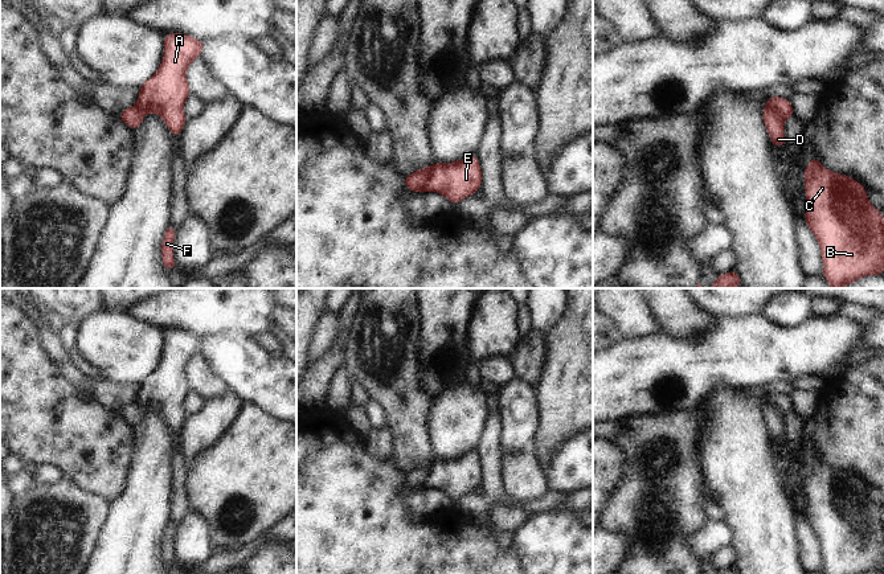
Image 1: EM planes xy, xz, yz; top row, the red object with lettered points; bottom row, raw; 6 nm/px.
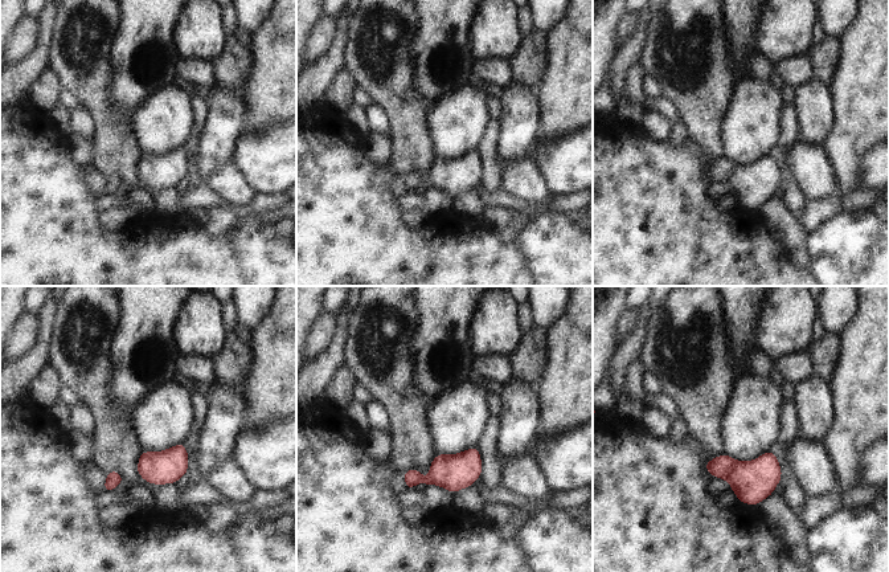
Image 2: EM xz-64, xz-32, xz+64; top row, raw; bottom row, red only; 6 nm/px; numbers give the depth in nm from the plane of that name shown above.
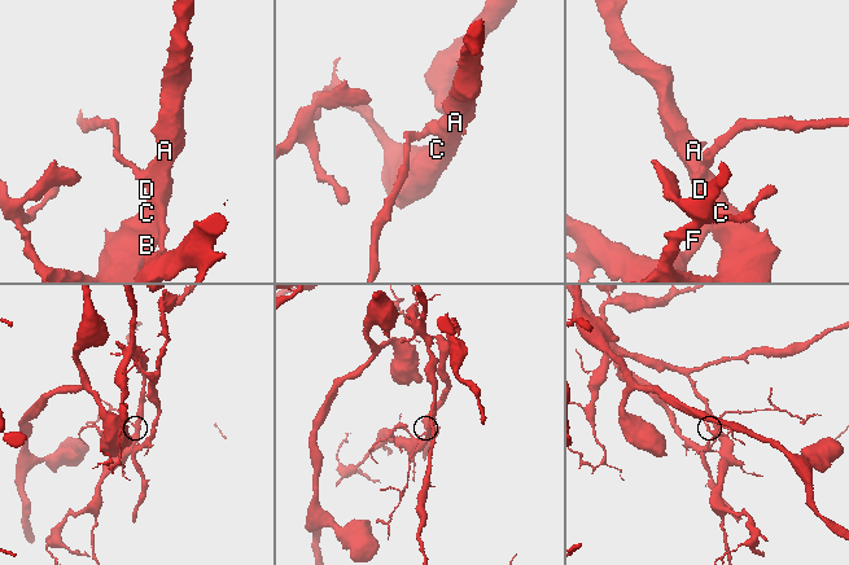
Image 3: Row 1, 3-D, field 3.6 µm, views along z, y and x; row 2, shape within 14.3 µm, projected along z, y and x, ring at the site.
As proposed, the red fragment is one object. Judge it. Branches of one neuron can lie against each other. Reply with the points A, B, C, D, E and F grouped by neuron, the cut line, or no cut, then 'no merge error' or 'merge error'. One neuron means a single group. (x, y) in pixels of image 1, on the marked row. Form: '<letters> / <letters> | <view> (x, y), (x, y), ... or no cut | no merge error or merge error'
A B C E / D F | xz (433, 164), (421, 189) | merge error

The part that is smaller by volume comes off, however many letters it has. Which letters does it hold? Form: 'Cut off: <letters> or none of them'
Cut off: D, F

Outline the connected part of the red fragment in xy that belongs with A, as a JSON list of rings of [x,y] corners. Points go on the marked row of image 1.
[[[169,33],[164,34],[164,46],[163,62],[157,71],[139,89],[139,97],[135,106],[142,114],[159,114],[172,135],[179,138],[187,123],[184,102],[191,95],[187,70],[189,63],[200,57],[204,41],[183,33]]]

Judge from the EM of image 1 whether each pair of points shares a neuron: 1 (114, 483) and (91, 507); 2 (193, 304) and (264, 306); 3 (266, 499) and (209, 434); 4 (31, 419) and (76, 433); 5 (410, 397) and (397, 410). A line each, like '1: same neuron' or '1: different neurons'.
1: different neurons
2: same neuron
3: different neurons
4: same neuron
5: same neuron

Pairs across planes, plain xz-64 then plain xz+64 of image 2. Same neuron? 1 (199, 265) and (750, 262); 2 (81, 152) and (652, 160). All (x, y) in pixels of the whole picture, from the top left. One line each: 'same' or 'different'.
1: same
2: different

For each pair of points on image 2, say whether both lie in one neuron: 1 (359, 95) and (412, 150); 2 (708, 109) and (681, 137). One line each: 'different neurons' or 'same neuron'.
1: different neurons
2: different neurons

